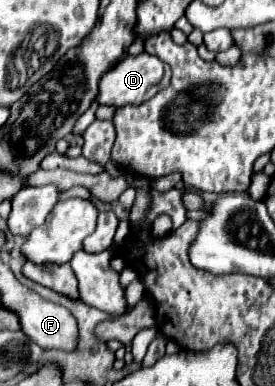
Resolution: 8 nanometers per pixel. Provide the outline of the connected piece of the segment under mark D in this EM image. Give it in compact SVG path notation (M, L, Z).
M142 51L136 57L126 55L116 67L104 73L104 77L100 79L100 93L96 99L100 105L116 105L116 107L140 105L164 89L164 85L160 85L162 77L164 77L164 63L156 59L156 55L148 55L146 51Z

